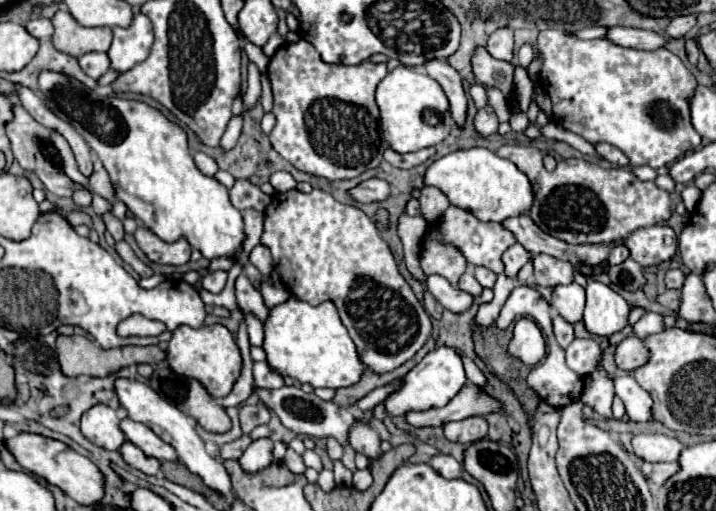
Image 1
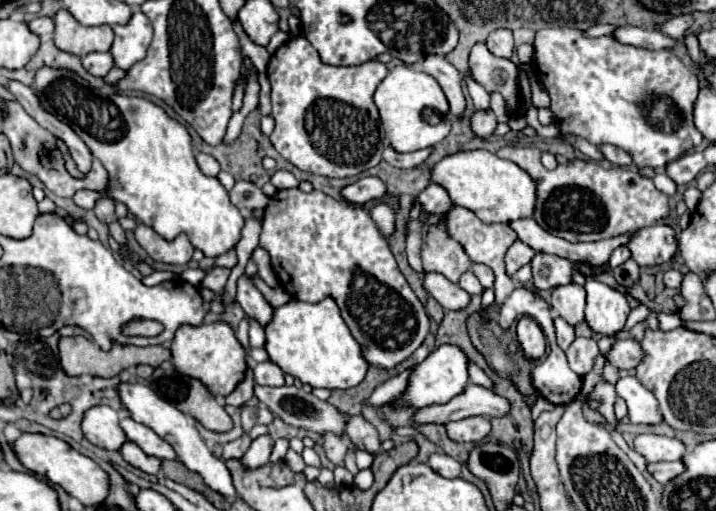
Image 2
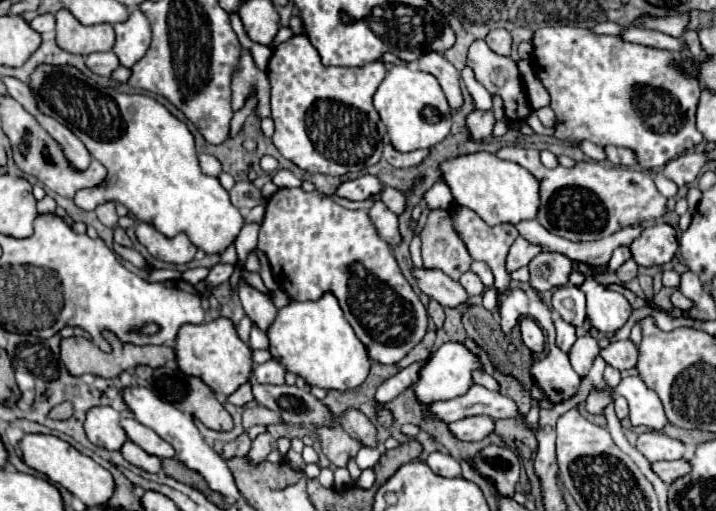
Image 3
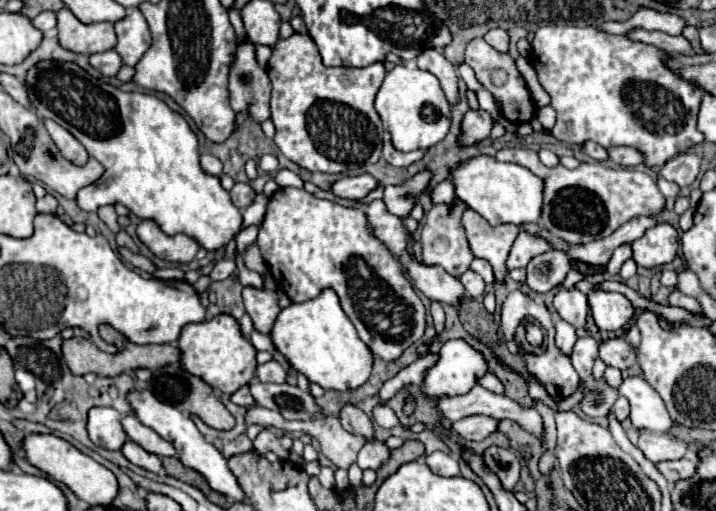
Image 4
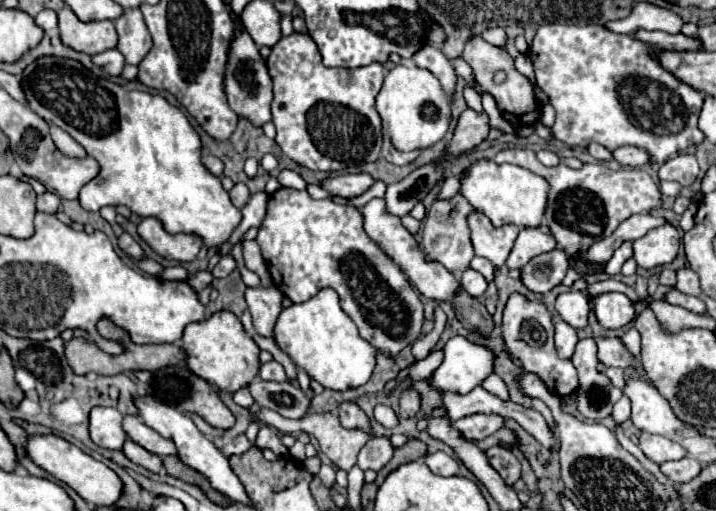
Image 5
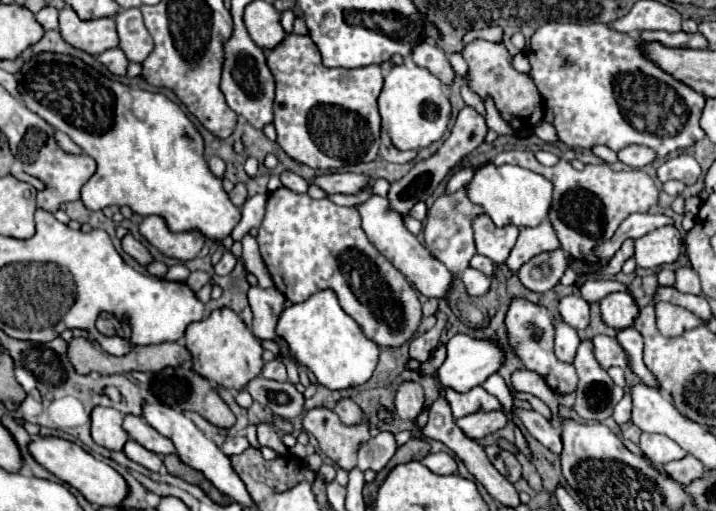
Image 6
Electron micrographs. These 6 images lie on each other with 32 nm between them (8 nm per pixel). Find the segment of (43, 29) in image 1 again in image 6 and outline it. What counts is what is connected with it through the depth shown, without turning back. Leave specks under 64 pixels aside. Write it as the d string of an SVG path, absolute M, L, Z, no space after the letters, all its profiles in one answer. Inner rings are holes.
M46 6L36 14L36 20L44 26L44 30L56 30L58 28L58 10L52 6Z

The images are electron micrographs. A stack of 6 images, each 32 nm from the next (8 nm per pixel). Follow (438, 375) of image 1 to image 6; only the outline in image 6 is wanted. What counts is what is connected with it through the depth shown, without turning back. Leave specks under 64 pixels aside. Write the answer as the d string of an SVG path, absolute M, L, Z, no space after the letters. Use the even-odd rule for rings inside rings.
M456 334L454 338L448 340L448 356L446 362L438 368L438 376L444 388L454 388L458 392L466 392L474 386L484 384L484 380L498 372L500 366L504 364L504 348L490 338L472 338L468 334Z

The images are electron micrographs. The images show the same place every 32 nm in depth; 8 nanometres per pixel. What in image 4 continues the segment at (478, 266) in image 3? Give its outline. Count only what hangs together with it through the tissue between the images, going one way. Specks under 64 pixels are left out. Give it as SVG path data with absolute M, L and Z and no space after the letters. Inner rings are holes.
M474 258L470 268L472 268L474 272L478 272L478 274L484 278L484 282L486 282L486 284L492 284L492 282L494 282L494 272L492 272L492 266L490 266L486 260L482 260L482 258Z

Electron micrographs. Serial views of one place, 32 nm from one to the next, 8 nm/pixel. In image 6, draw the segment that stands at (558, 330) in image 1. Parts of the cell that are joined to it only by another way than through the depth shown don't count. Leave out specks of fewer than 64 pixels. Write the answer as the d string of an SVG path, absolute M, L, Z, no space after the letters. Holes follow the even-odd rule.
M558 322L556 324L556 358L560 362L572 364L578 346L580 346L580 338L576 330L566 322Z

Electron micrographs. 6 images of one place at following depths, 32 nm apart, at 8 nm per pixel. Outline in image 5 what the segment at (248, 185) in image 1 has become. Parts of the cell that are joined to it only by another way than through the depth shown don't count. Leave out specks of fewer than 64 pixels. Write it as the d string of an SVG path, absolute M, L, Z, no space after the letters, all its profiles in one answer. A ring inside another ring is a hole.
M234 184L234 188L230 190L230 200L236 208L242 208L250 200L250 192L248 192L246 184Z

